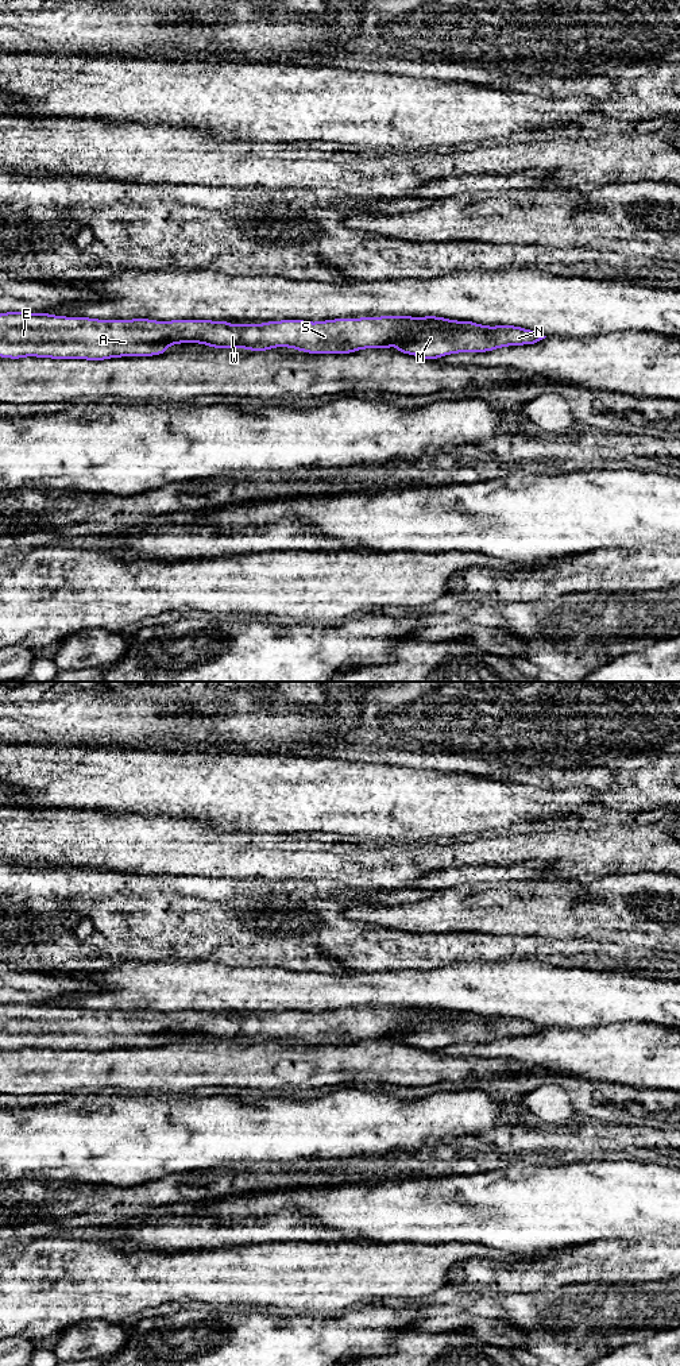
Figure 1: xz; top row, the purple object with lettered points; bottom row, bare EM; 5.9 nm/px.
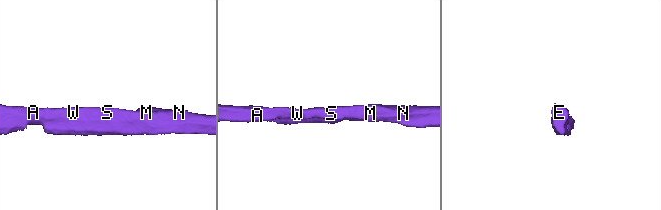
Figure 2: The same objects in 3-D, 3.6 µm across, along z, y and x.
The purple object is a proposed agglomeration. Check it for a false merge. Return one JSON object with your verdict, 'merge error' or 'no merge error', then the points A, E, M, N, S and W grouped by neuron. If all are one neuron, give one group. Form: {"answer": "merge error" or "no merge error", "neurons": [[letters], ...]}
{"answer": "no merge error", "neurons": [["A", "E", "M", "N", "S", "W"]]}

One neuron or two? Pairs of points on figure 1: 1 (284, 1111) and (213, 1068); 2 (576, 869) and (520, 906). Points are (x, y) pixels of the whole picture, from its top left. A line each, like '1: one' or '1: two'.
1: two
2: two

